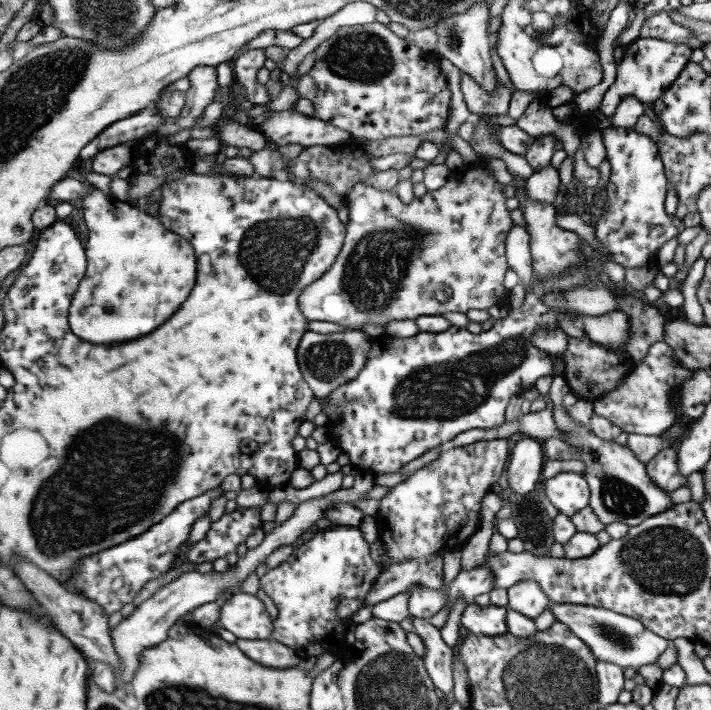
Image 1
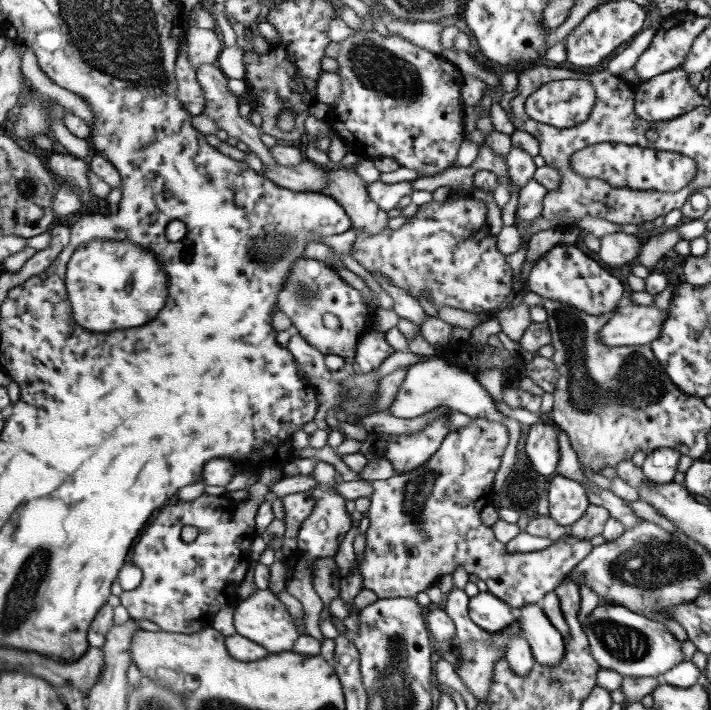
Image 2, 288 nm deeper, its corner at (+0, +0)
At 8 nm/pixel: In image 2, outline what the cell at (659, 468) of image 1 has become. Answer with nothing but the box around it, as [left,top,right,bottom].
[641,448,679,484]

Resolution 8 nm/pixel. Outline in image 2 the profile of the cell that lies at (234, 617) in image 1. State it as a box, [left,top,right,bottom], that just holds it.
[235,588,301,654]

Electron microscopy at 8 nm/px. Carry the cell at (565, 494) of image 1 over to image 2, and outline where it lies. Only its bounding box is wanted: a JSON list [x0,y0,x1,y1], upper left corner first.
[547,476,591,528]

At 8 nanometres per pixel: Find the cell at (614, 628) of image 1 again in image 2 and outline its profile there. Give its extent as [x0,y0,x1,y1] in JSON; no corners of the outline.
[583,604,683,678]

